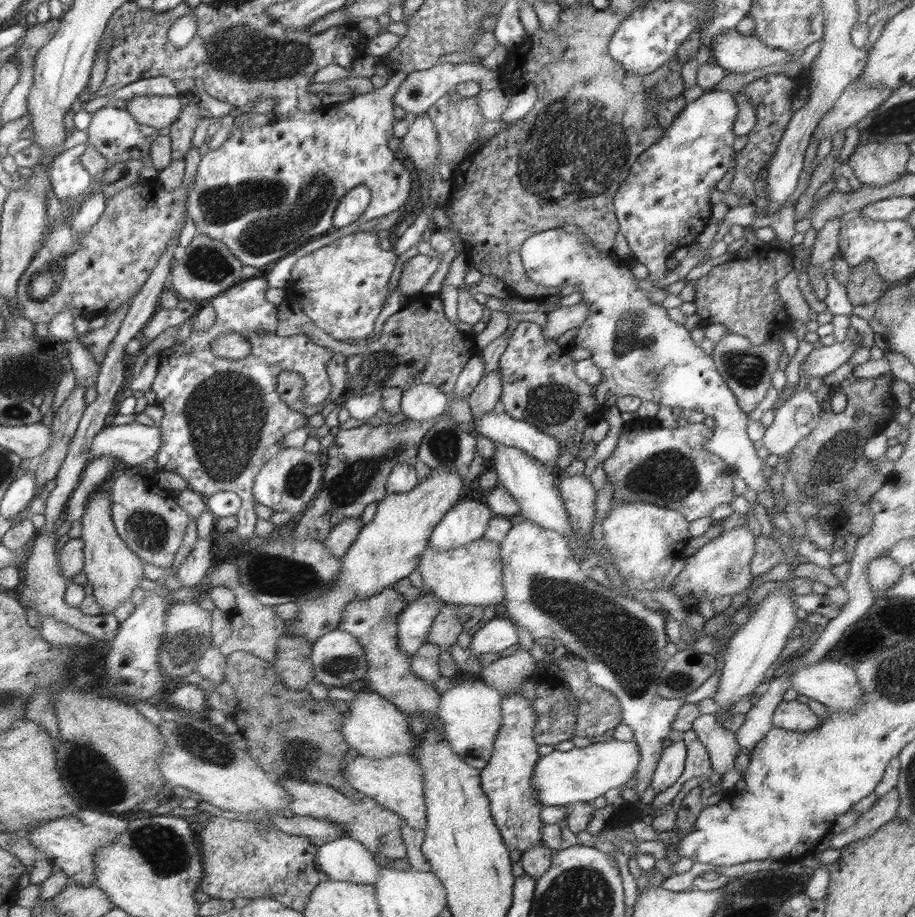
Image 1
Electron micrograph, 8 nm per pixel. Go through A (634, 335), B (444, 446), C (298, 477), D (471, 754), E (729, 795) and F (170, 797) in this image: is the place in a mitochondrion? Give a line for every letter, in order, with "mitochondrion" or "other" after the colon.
A: mitochondrion
B: mitochondrion
C: mitochondrion
D: other
E: other
F: other

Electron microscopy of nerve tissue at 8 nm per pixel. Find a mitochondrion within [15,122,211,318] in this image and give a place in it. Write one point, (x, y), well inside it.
(46, 281)

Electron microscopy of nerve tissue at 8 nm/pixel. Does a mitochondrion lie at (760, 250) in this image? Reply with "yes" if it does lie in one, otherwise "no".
no

